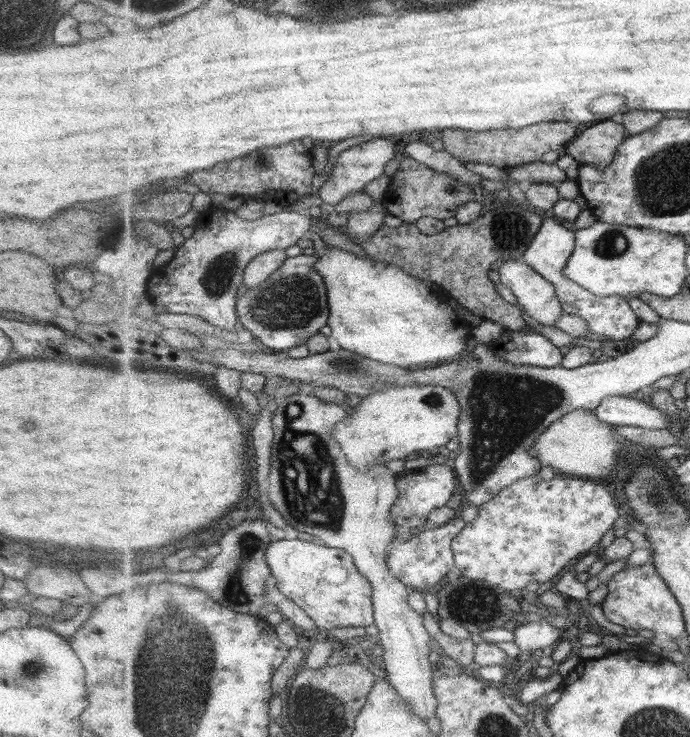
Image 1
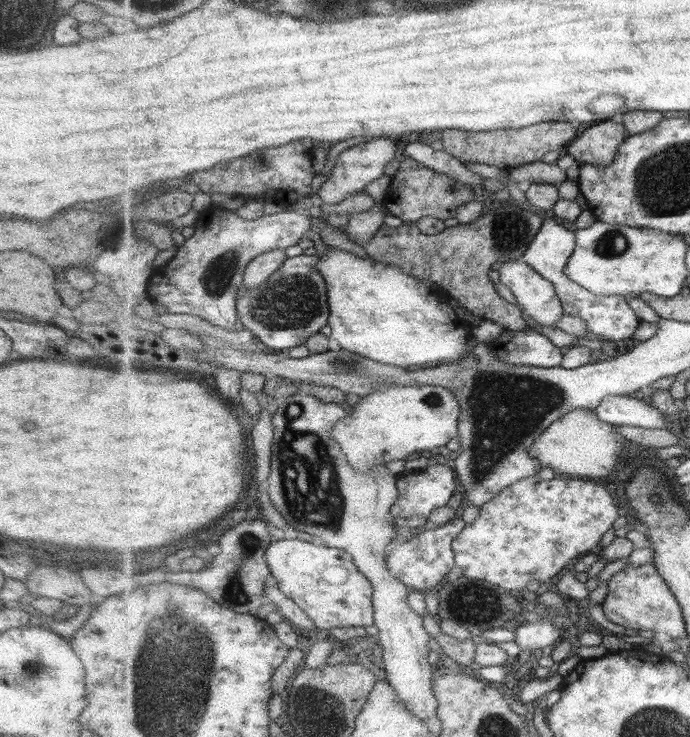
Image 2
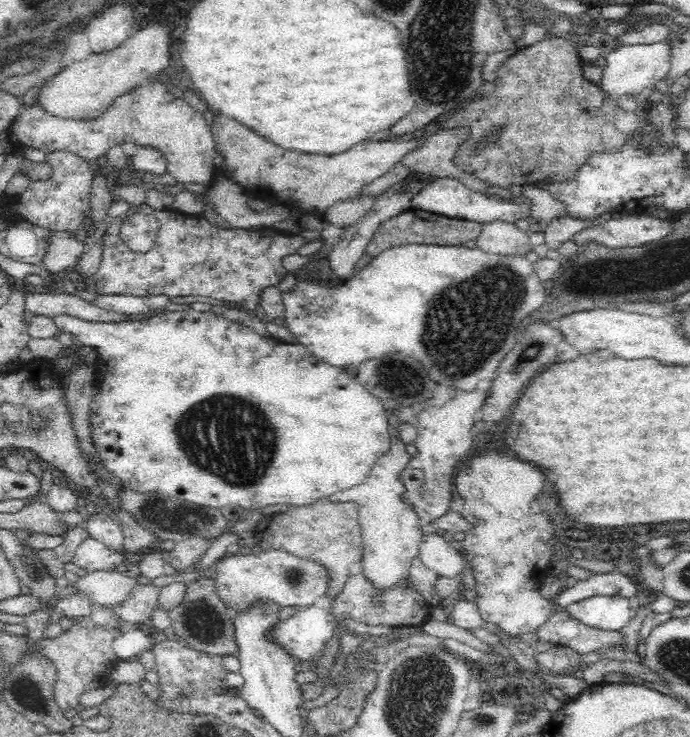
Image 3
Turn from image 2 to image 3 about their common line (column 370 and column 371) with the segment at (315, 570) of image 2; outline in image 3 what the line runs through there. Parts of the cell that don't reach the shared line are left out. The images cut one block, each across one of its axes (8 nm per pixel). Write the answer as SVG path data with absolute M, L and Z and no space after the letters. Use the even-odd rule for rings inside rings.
M348 575L342 592L331 603L332 615L341 623L343 620L354 620L368 626L420 626L430 620L432 606L424 601L424 596L410 584L408 575L402 577L389 587L376 587L366 575Z

